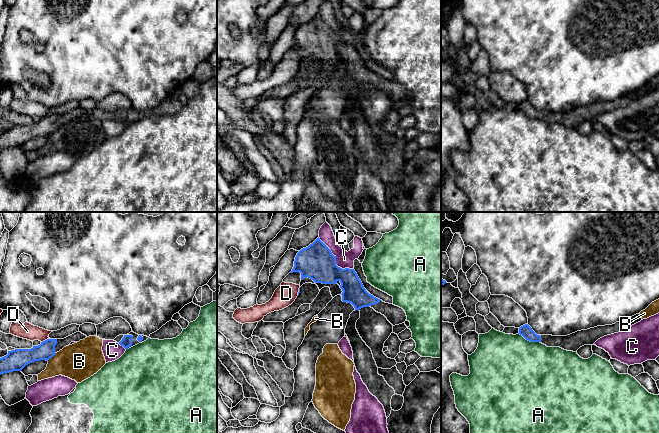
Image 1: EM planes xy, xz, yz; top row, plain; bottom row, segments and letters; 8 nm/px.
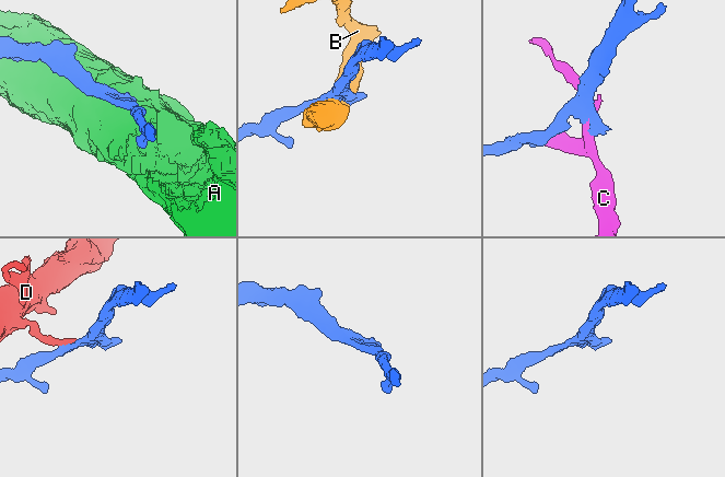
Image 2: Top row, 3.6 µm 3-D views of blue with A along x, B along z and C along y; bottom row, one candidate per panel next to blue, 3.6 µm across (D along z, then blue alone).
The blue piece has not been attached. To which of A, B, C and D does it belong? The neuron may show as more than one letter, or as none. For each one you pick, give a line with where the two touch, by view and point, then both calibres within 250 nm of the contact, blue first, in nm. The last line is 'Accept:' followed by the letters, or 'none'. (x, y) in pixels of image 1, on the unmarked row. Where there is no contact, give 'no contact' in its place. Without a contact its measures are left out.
Accept: none

